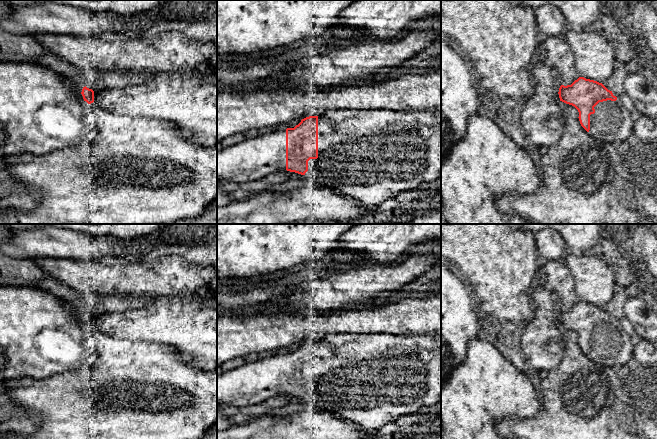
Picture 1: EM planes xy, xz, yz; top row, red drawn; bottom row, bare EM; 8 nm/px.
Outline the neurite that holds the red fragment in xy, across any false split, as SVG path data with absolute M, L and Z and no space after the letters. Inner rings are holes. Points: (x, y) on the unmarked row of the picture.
M195 292L154 296L154 301L142 308L124 312L108 312L100 316L83 311L84 325L117 339L156 341L171 346L182 359L196 368L217 369L217 310L196 298Z

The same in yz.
M579 301L571 309L561 309L558 318L560 325L578 334L581 350L596 365L616 366L620 369L633 358L634 342L631 337L624 331L620 320L608 314L602 307Z

